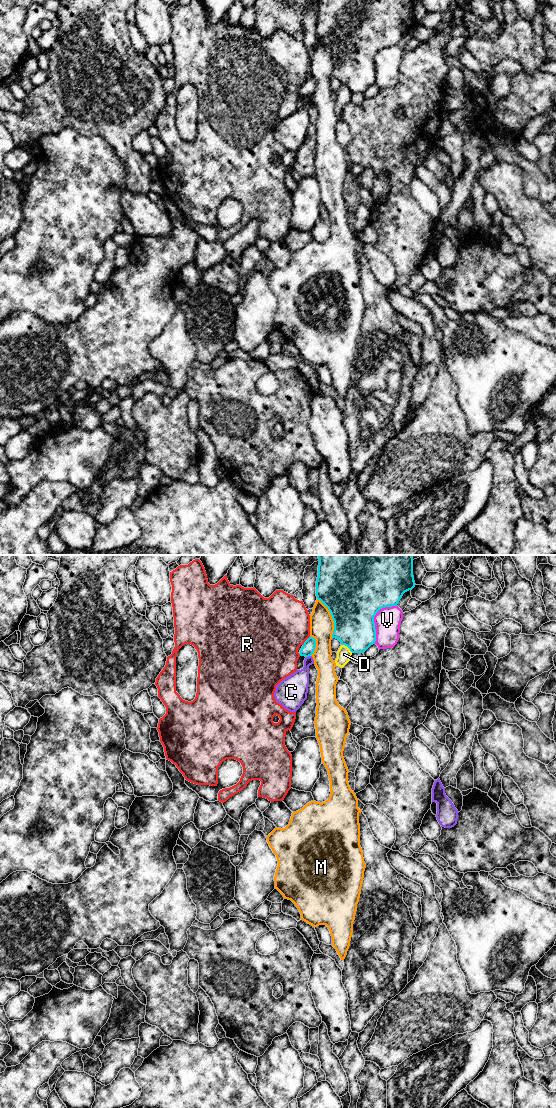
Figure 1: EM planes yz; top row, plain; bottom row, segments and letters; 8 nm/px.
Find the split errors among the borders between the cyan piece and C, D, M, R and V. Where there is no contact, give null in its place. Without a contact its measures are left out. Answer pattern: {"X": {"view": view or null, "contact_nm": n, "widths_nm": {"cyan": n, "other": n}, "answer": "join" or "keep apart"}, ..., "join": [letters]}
{"C": {"view": "yz", "contact_nm": 40, "widths_nm": {"cyan": 110, "other": 180}, "answer": "keep apart"}, "D": {"view": "yz", "contact_nm": 120, "widths_nm": {"cyan": 320, "other": 110}, "answer": "keep apart"}, "M": {"view": "yz", "contact_nm": 340, "widths_nm": {"cyan": 460, "other": 190}, "answer": "keep apart"}, "R": {"view": "yz", "contact_nm": 100, "widths_nm": {"cyan": 110, "other": 480}, "answer": "keep apart"}, "V": {"view": "yz", "contact_nm": 360, "widths_nm": {"cyan": 480, "other": 220}, "answer": "keep apart"}, "join": []}

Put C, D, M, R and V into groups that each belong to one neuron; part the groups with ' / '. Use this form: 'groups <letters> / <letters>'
groups C / D / M / R / V

